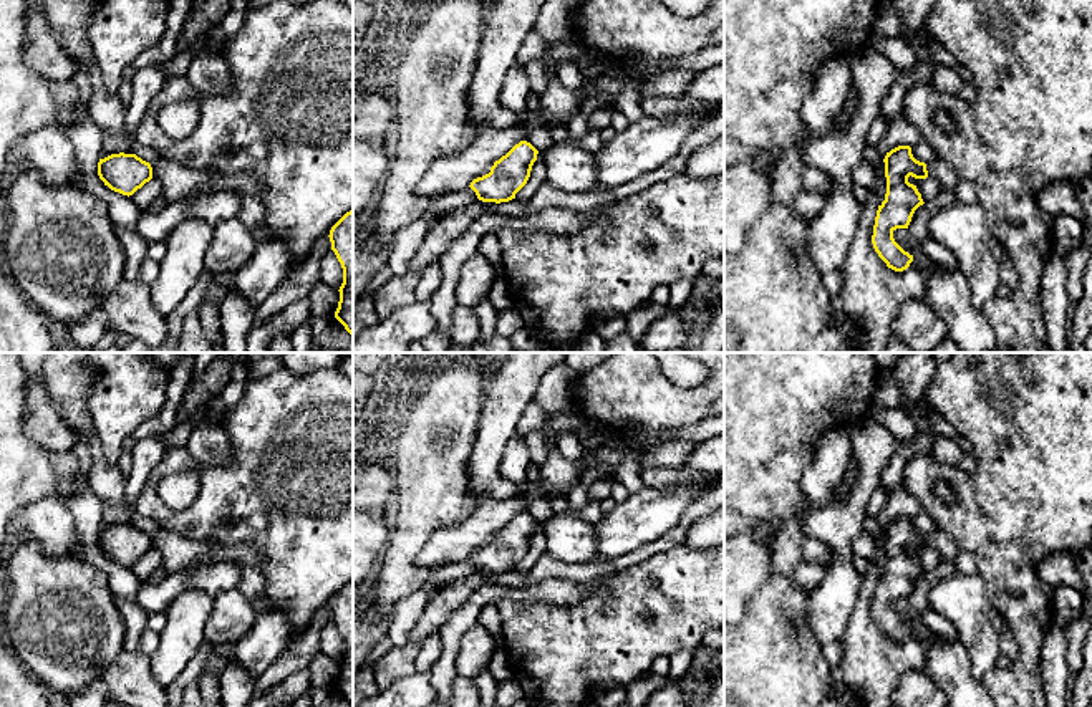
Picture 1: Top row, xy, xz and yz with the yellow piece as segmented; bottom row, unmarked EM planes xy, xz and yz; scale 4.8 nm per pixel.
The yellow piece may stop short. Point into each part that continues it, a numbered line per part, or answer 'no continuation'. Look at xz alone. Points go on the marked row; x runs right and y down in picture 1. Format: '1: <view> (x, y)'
1: xz (539, 173)

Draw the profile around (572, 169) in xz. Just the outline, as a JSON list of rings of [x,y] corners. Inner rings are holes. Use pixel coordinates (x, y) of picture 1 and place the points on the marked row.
[[[572,142],[553,144],[544,151],[550,185],[570,194],[588,194],[597,189],[595,154]]]

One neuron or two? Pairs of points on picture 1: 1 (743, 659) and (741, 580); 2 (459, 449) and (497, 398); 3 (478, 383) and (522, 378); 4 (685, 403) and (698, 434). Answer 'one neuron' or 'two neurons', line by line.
1: two neurons
2: two neurons
3: two neurons
4: two neurons

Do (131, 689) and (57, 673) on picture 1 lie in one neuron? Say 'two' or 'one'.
two

